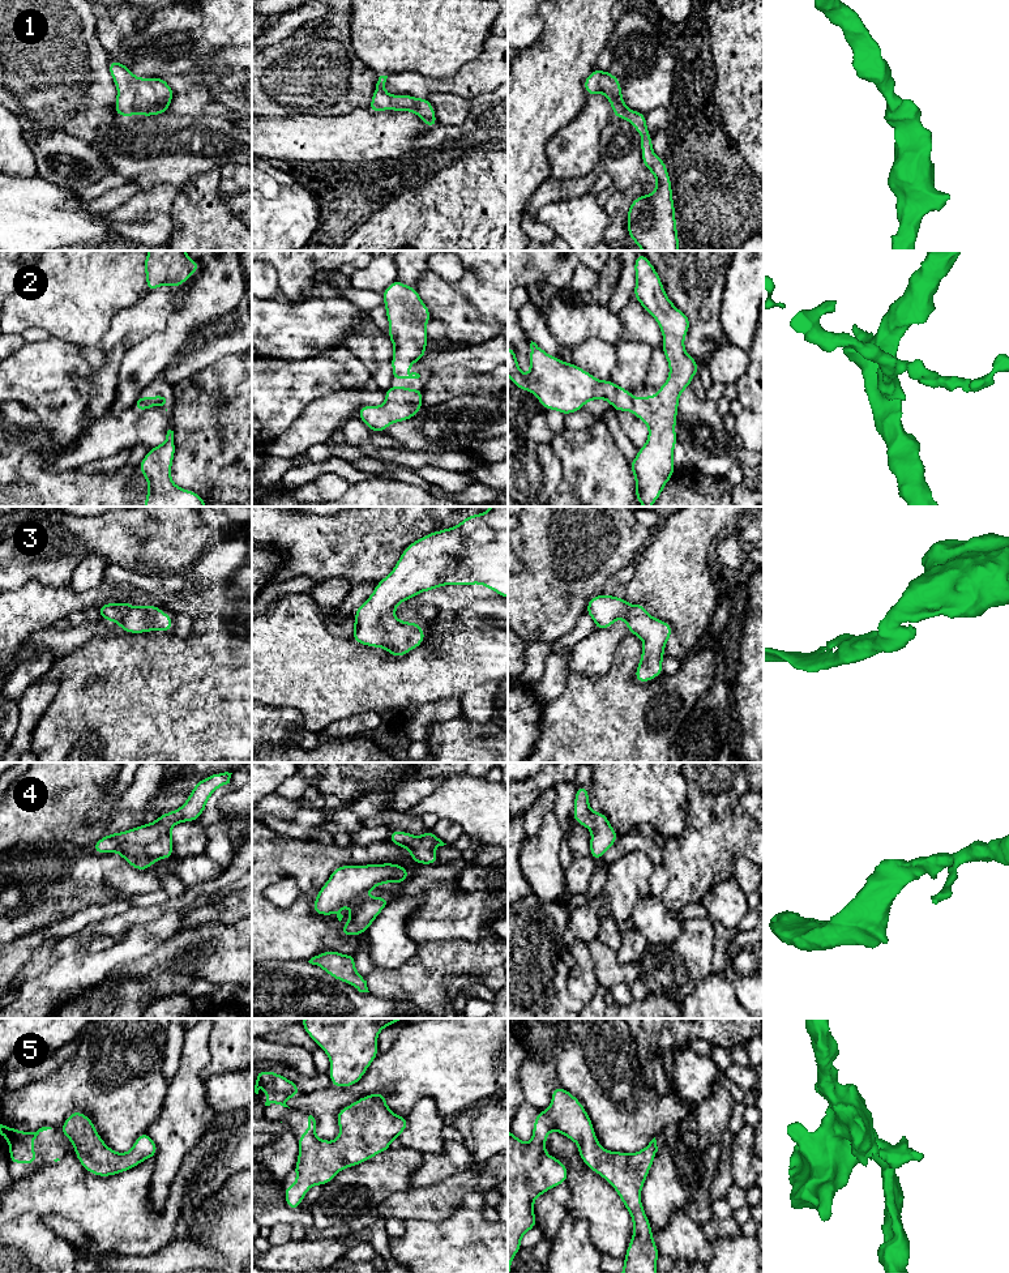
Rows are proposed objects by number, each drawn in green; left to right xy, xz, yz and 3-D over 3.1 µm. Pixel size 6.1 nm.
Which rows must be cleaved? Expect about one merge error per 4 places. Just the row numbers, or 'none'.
none

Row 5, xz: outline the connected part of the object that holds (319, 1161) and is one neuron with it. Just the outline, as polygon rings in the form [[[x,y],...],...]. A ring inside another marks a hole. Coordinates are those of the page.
[[[375,1093],[364,1095],[341,1108],[337,1112],[337,1122],[339,1125],[339,1136],[334,1141],[325,1141],[318,1139],[316,1132],[316,1120],[312,1115],[308,1116],[308,1127],[305,1133],[296,1137],[299,1144],[298,1162],[294,1172],[298,1182],[283,1189],[286,1205],[292,1210],[299,1210],[299,1205],[305,1197],[308,1188],[312,1186],[325,1186],[333,1180],[337,1174],[347,1167],[360,1165],[376,1154],[386,1152],[394,1139],[409,1127],[406,1116],[396,1115],[385,1103],[386,1094]]]

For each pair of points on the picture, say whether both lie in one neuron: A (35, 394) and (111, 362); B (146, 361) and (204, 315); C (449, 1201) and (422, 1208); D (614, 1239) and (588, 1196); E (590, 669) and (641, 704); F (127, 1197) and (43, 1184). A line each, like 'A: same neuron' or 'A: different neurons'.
A: same neuron
B: same neuron
C: same neuron
D: same neuron
E: different neurons
F: same neuron

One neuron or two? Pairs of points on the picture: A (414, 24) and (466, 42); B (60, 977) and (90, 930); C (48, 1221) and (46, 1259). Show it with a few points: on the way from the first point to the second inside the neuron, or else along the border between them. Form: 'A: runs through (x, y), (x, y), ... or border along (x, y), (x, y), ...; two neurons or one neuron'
A: runs through (427, 24), (444, 24), (453, 31); one neuron
B: runs through (72, 965), (72, 953), (81, 942); one neuron
C: border along (38, 1218), (73, 1246); two neurons

